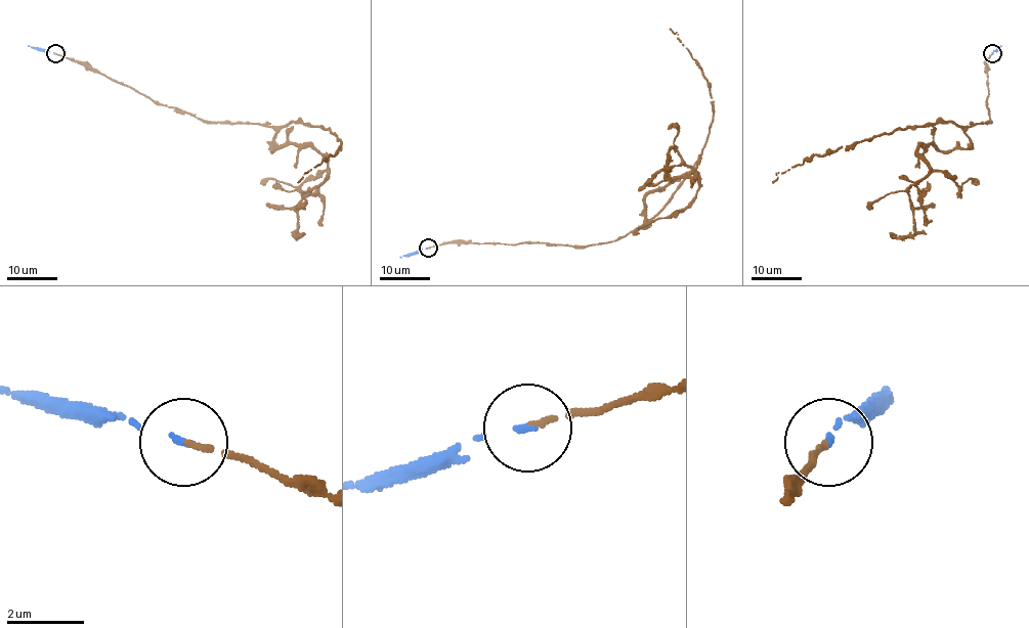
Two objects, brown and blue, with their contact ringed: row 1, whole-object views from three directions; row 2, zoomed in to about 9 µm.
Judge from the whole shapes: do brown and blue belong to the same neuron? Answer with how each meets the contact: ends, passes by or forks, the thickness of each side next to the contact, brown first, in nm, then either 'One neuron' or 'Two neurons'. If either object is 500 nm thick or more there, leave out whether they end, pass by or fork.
At the ring brown ends. At the ring blue ends. Thickness 130 nm (brown) against 120 nm. One neuron

